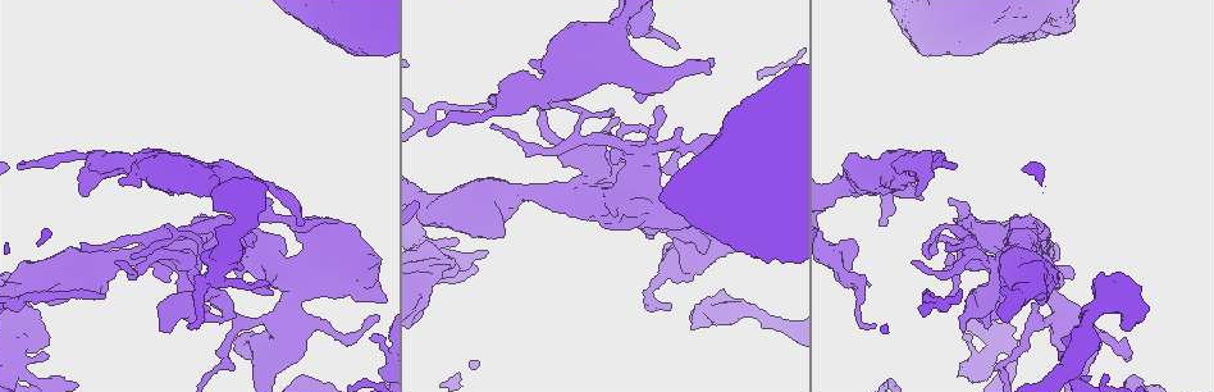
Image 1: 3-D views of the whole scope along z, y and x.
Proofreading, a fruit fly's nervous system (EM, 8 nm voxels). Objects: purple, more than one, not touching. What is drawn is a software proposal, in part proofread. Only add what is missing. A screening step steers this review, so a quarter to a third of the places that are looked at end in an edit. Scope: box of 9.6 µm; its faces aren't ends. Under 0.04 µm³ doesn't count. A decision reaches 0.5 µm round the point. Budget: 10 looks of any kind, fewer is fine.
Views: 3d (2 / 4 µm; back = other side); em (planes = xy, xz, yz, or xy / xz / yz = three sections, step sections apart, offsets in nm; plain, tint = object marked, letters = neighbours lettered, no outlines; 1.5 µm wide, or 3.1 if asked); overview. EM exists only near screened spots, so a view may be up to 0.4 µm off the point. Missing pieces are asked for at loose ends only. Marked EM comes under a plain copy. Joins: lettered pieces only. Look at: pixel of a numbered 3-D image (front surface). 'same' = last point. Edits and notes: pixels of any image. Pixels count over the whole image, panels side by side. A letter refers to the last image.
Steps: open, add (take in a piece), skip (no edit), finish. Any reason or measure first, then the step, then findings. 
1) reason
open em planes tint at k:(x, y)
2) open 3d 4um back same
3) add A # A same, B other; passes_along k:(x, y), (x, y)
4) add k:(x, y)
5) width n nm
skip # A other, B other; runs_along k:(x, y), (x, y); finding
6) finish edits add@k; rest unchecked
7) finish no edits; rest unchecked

thin end
open 3d 2um at 1:(133, 253)

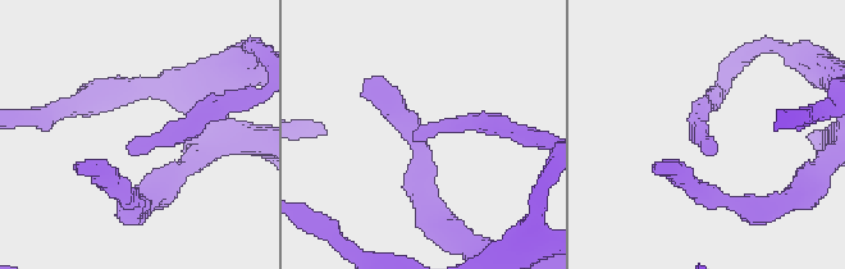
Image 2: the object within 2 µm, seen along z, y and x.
now the EM
open em planes tint at 2:(715, 141)

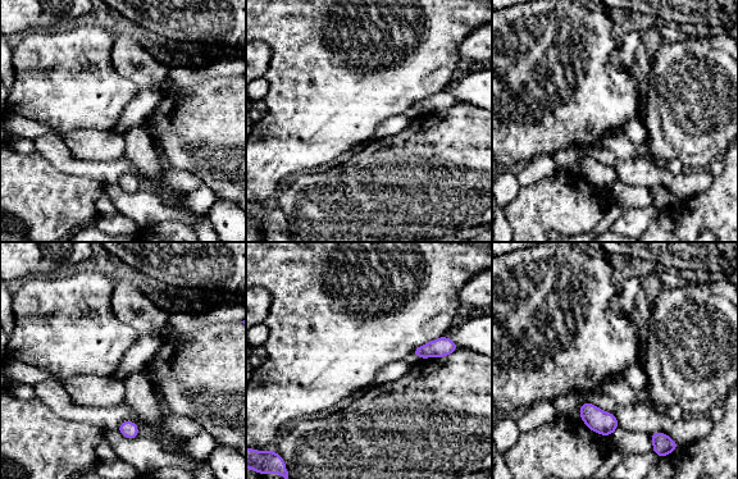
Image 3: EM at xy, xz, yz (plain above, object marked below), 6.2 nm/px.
see the neighbours
open em planes letters same

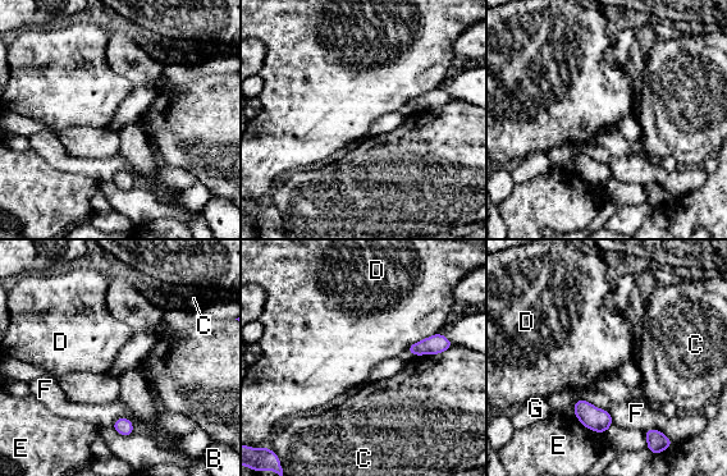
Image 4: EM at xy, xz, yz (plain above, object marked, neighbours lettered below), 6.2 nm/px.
skip # B other, C other, D other, E other, F other, G other; border 4:(438, 332), (411, 343), (405, 349); no lettered piece goes on from it

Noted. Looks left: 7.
free end
open 3d 4um at 1:(713, 60)

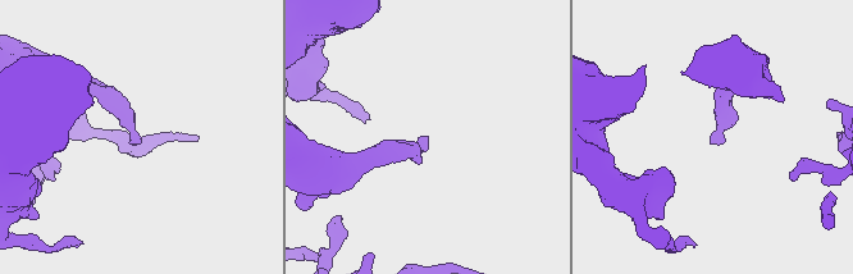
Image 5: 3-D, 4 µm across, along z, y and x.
open em planes tint at 5:(138, 141)

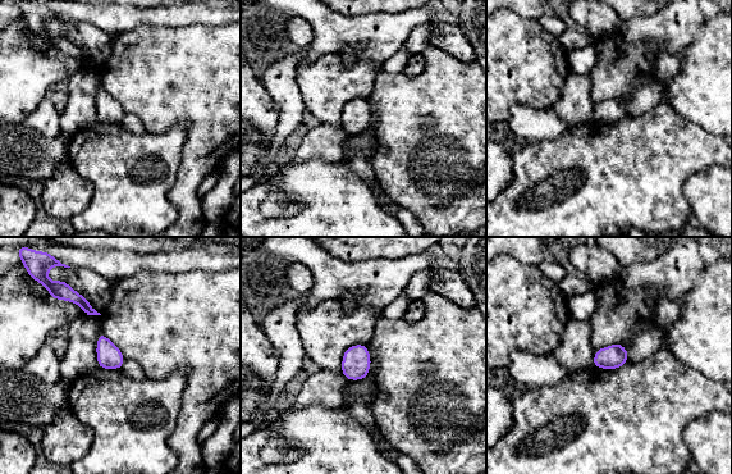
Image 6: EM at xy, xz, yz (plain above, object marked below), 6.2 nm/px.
open em planes letters same

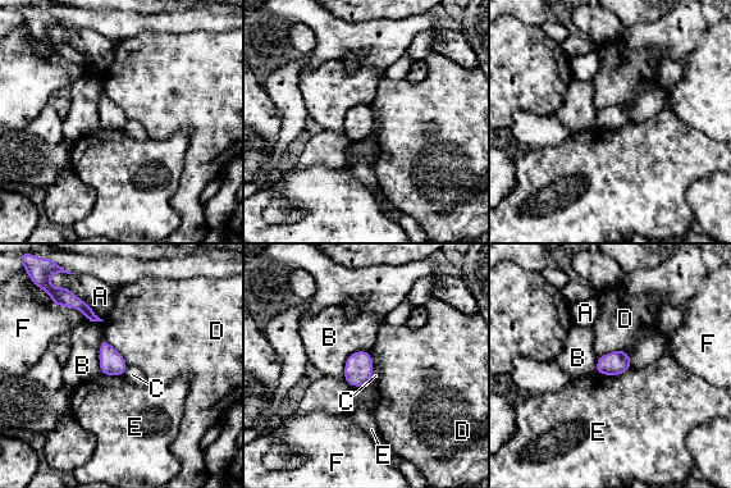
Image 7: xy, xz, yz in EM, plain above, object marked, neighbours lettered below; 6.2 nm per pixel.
skip # A other, B other, C other, D other, E other, F other; border 7:(374, 369), (369, 383); no lettered piece goes on from it

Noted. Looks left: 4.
tapers out
open em planes letters at 1:(966, 339)

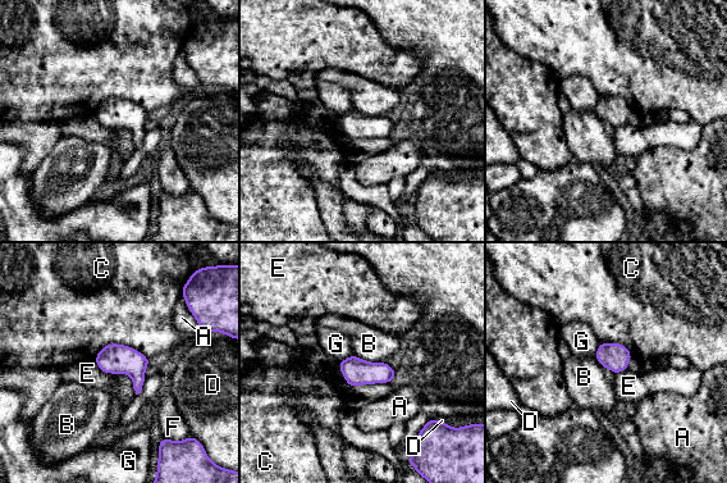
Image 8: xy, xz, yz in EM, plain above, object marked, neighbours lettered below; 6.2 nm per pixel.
width 180 nm
skip # A other, B other, C other, D other, E other, F other, G other; border 8:(352, 354), (365, 360), (382, 361); no lettered piece goes on from it

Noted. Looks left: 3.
thick end
open 3d 4um at 1:(1050, 342)

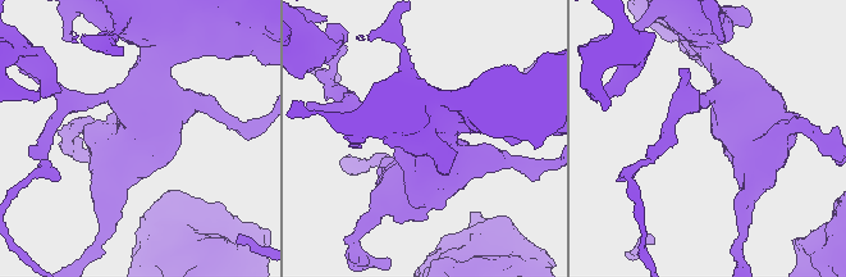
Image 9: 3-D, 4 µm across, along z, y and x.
open em 3.1um yz step 16 letters at 9:(713, 131)

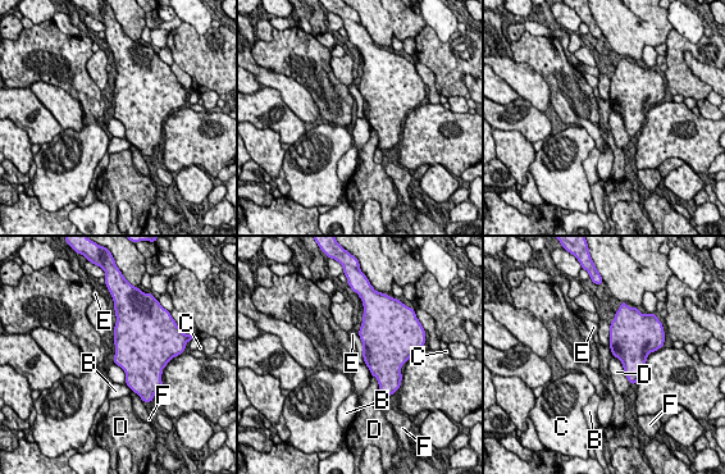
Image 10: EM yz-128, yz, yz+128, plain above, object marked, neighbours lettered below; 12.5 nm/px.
cut it another way
open em 3.1um planes letters same

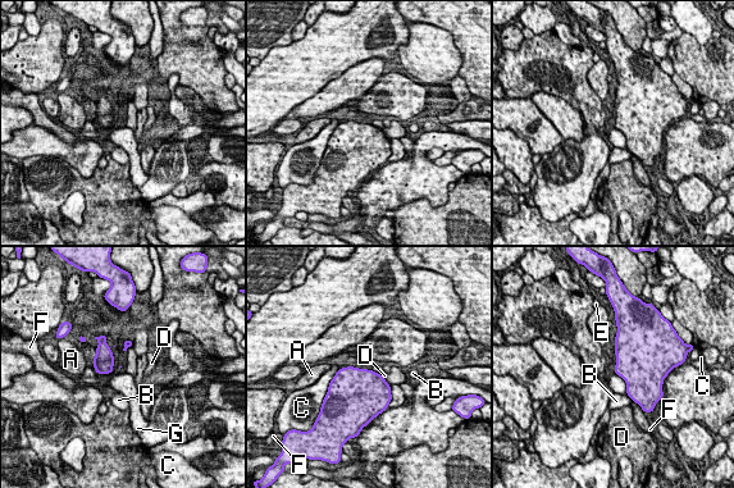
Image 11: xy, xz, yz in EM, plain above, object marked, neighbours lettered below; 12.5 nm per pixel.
skip # A other, B other, C other, D other, E other, F other, G other; border 11:(341, 368), (331, 381), (322, 401); no lettered piece goes on from it

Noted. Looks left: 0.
finish no edits; rest unchecked

